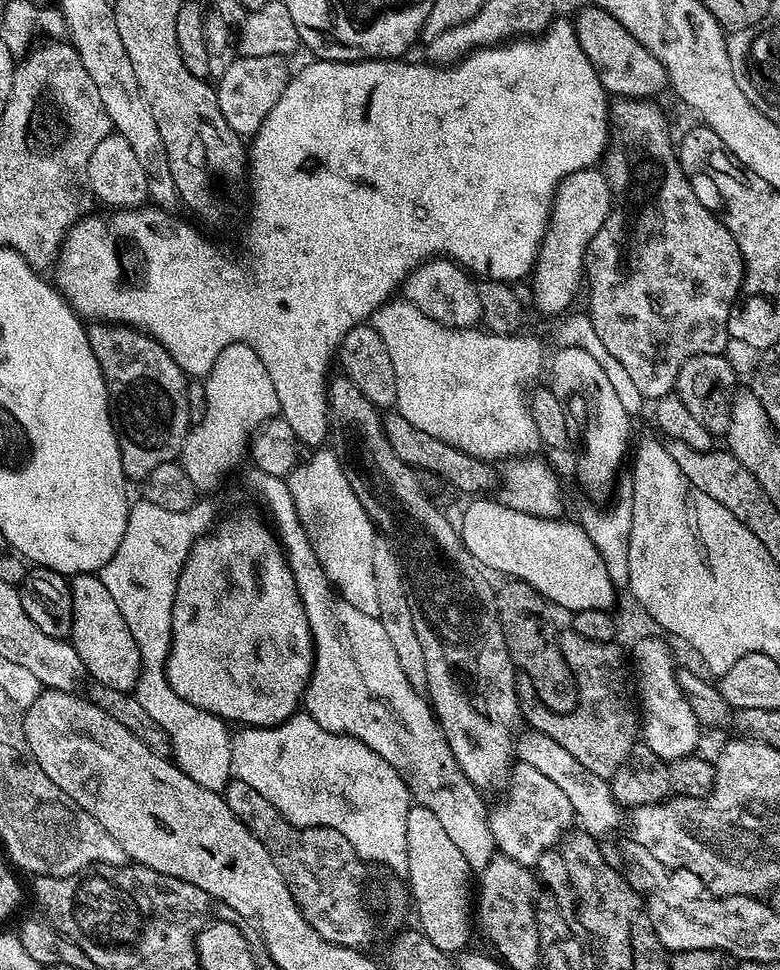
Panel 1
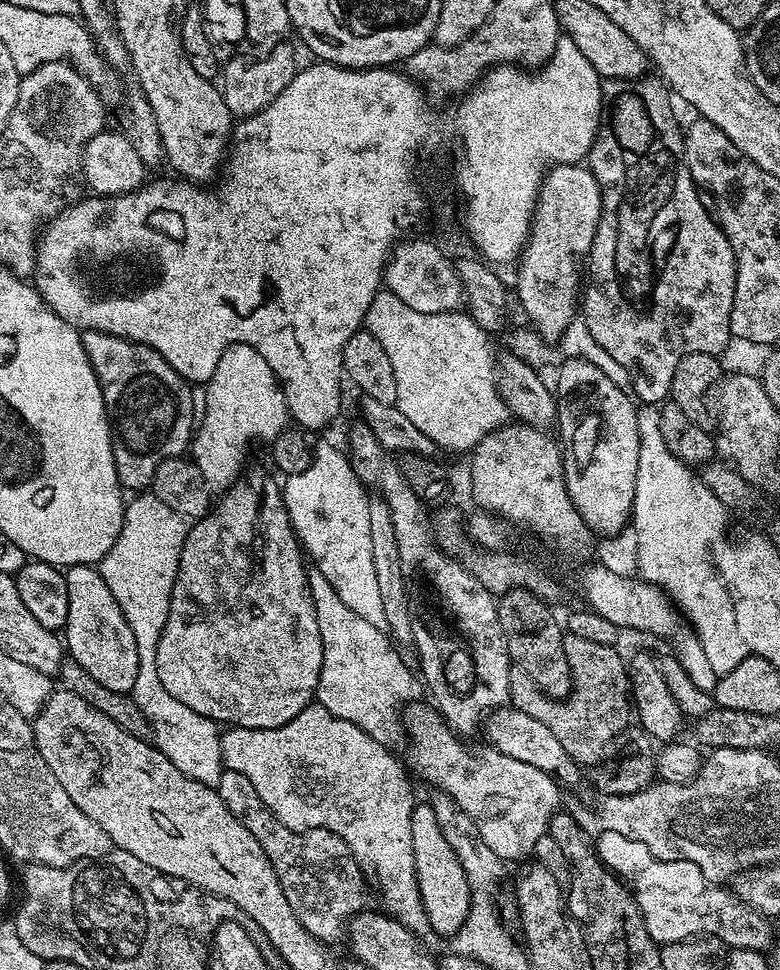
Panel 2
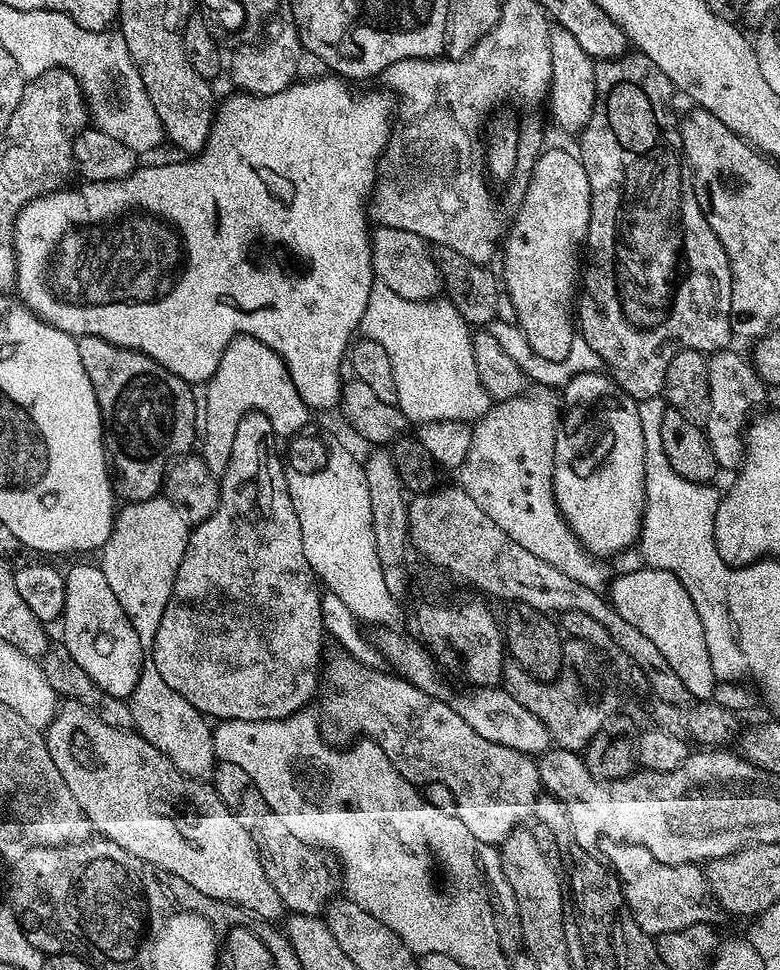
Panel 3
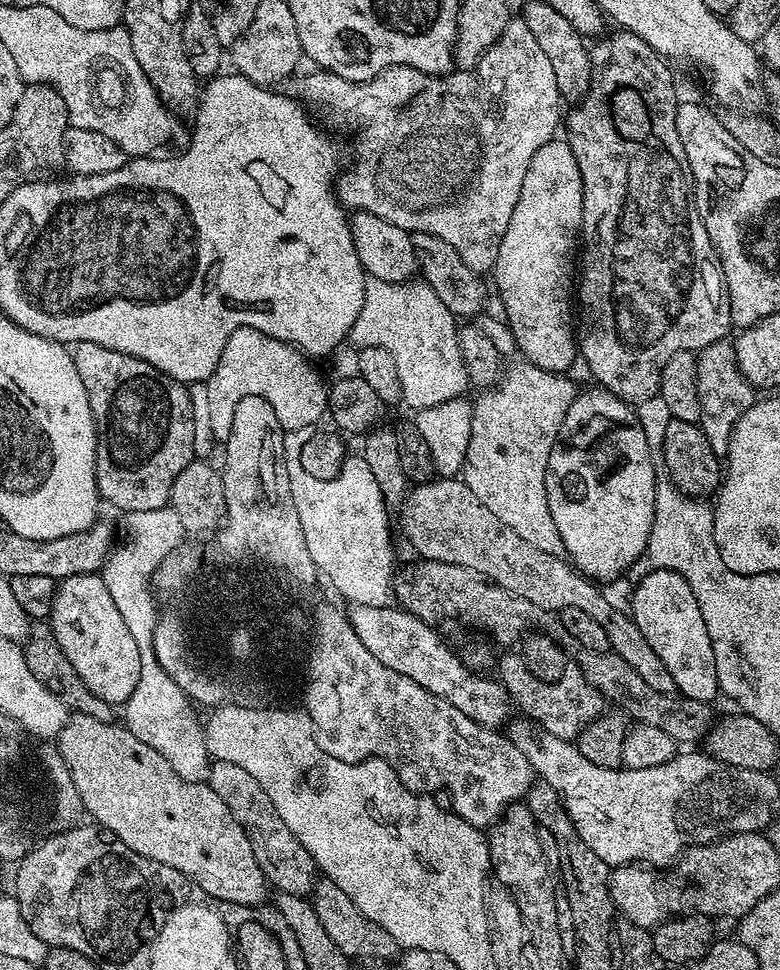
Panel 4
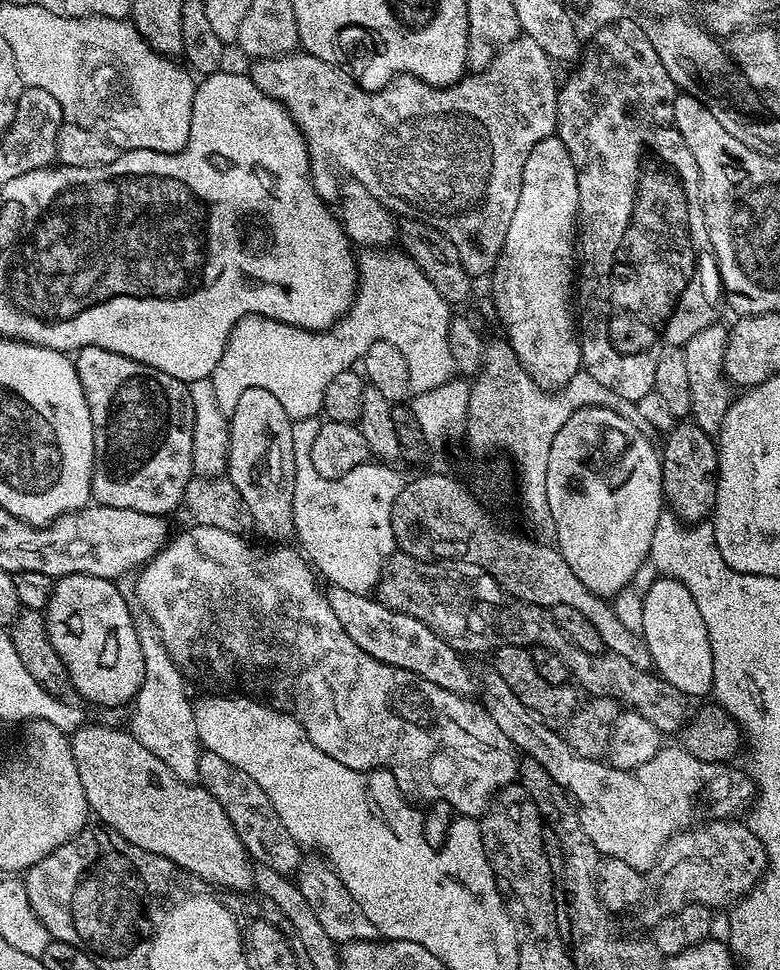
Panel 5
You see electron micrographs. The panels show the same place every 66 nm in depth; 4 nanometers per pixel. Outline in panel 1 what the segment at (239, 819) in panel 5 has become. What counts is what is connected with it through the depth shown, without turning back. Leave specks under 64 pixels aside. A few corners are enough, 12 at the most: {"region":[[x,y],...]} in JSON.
{"region":[[254,786],[222,795],[306,922],[368,950],[410,893],[330,826],[295,828]]}

